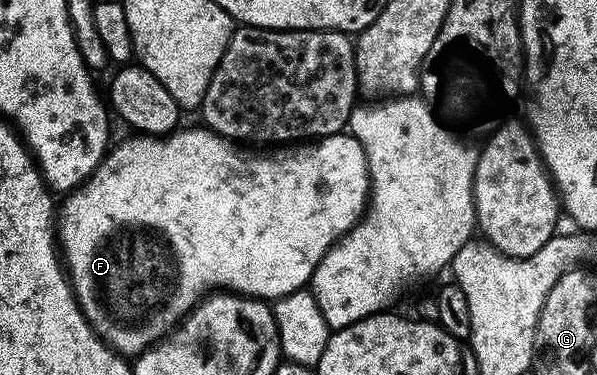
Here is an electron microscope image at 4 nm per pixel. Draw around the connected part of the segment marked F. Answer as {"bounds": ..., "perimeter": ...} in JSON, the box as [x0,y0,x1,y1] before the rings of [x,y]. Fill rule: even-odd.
{"bounds":[58,125,370,357],"perimeter":[[[197,125],[197,127],[188,127],[183,129],[177,129],[167,135],[146,135],[143,133],[133,134],[133,139],[124,139],[120,144],[113,146],[111,150],[105,154],[102,162],[98,165],[96,172],[89,177],[86,182],[75,191],[71,192],[67,196],[68,199],[62,203],[62,210],[58,215],[58,243],[62,248],[62,259],[66,264],[66,274],[72,284],[72,291],[76,295],[76,303],[80,307],[80,312],[86,317],[86,321],[91,325],[92,330],[112,348],[113,351],[117,351],[119,355],[125,357],[135,357],[140,354],[141,351],[148,350],[154,343],[160,342],[161,339],[167,336],[168,332],[173,330],[179,324],[180,320],[200,302],[209,293],[216,293],[223,289],[228,293],[235,293],[237,295],[246,295],[253,299],[259,299],[261,301],[275,301],[281,299],[284,295],[289,295],[295,291],[301,290],[311,280],[314,269],[322,261],[322,257],[332,244],[338,242],[346,232],[352,230],[357,223],[360,222],[365,210],[366,204],[370,198],[370,180],[368,177],[368,162],[366,161],[366,153],[362,149],[362,145],[357,141],[350,133],[341,133],[339,135],[326,135],[323,139],[313,142],[311,145],[280,145],[272,151],[269,155],[251,155],[248,151],[239,151],[237,144],[233,140],[225,139],[224,136],[216,134],[215,131],[209,131],[207,127],[203,125]]]}

